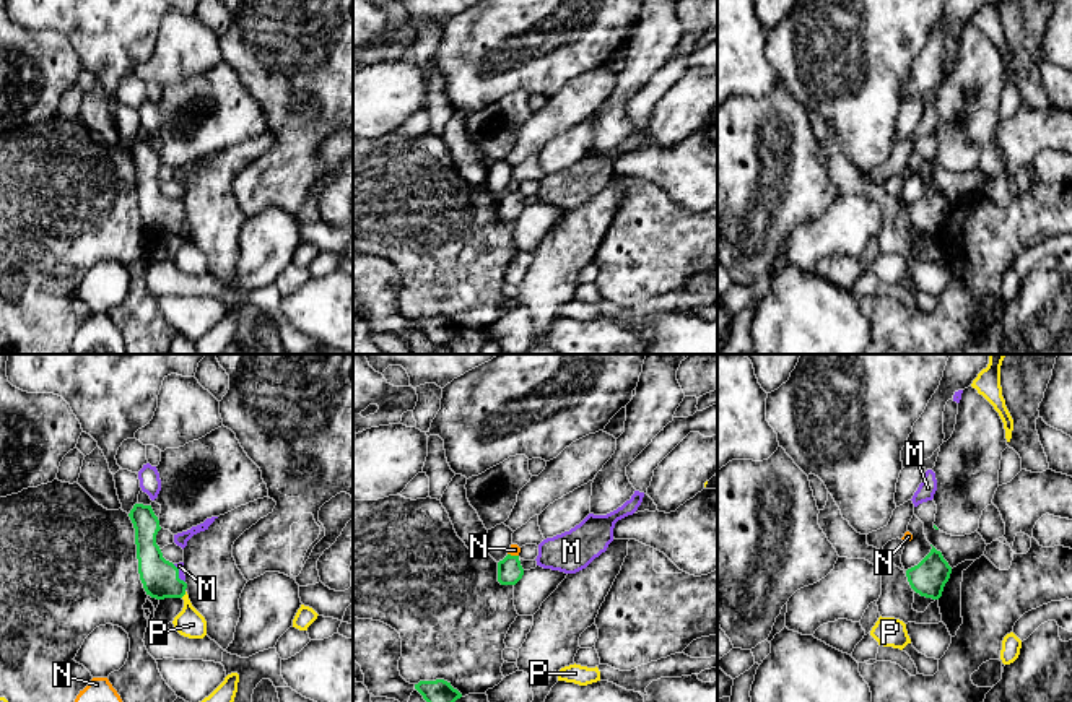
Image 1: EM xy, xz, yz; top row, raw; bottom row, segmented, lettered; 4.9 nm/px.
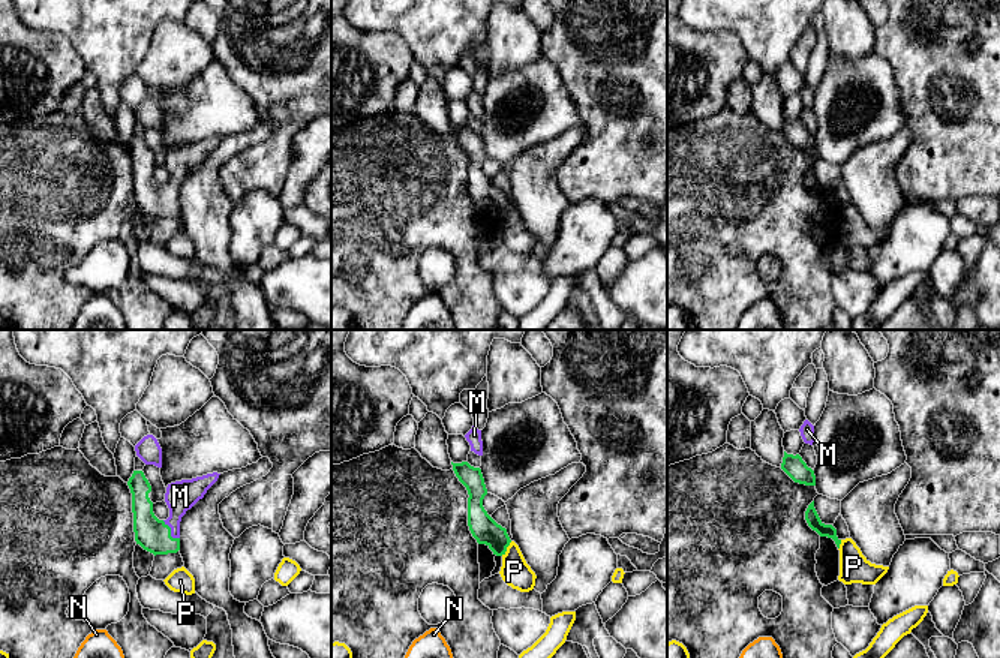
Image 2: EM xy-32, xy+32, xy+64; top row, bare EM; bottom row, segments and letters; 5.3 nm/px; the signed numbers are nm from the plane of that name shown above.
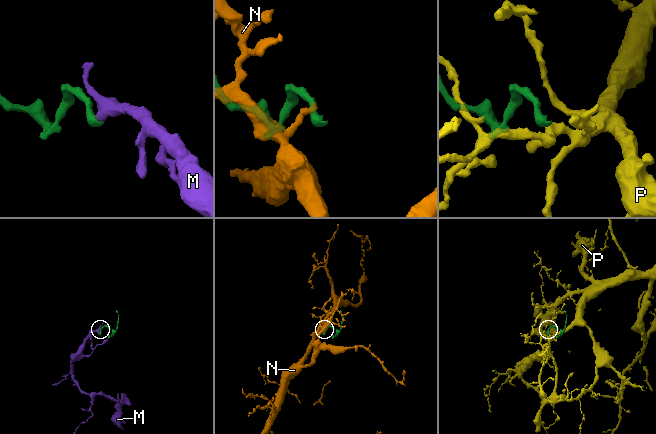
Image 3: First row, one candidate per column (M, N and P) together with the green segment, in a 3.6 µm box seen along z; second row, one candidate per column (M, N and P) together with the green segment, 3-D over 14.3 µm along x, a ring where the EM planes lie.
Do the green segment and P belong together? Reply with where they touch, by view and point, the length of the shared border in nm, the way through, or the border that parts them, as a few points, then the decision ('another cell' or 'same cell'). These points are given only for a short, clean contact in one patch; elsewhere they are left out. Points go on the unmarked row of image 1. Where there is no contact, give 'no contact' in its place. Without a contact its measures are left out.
contact xy (183, 231); length 40 nm; border xy (186, 228), (181, 233); another cell

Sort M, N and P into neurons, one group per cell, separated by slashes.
M / N / P

